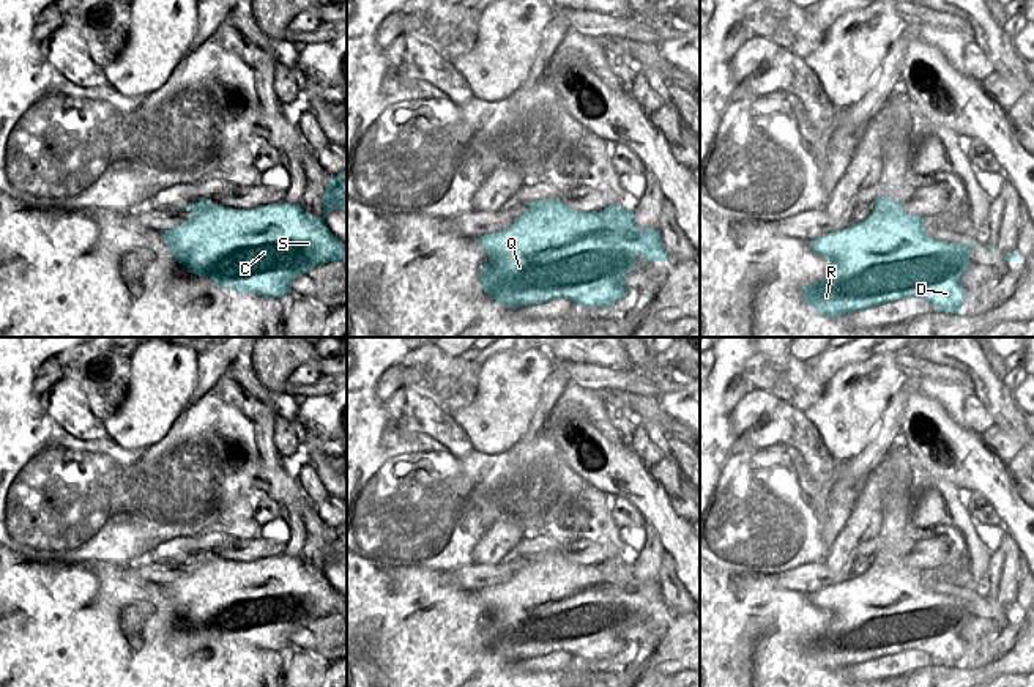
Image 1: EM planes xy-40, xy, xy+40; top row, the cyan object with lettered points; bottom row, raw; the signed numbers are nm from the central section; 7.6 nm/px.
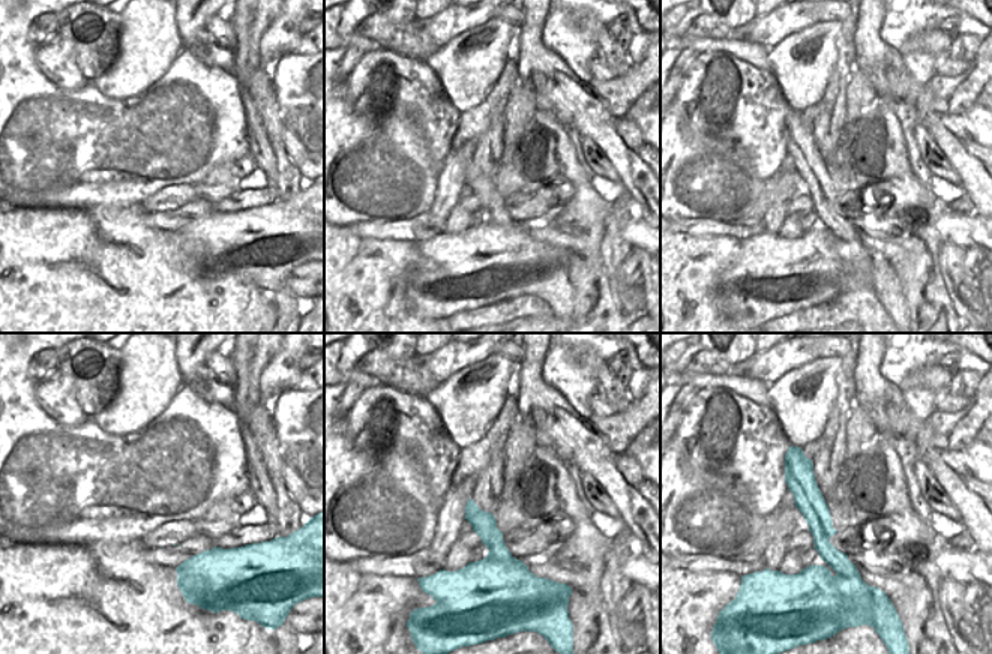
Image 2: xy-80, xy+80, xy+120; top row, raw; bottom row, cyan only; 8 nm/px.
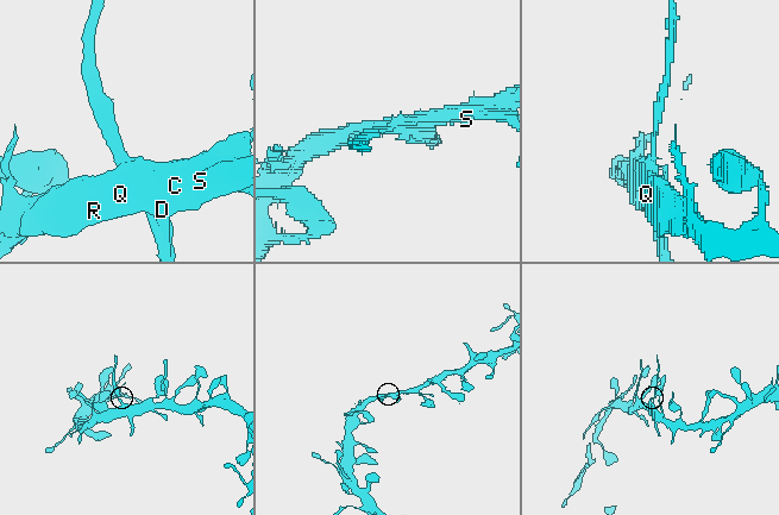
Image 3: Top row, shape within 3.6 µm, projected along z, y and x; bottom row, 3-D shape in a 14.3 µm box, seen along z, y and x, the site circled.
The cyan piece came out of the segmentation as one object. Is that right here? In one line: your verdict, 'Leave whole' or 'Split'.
Split

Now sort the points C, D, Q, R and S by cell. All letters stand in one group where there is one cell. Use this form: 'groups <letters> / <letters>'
groups C Q R S / D

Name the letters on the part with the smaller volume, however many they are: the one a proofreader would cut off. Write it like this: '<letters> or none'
D

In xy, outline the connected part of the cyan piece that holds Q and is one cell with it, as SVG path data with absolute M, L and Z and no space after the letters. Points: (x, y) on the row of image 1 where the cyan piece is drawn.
M619 205L599 211L558 210L574 227L574 240L533 255L512 255L498 262L495 254L481 266L484 292L508 307L542 304L560 298L564 287L586 285L593 271L604 271L616 285L635 269L638 255L646 262L665 262L668 254L659 230L640 228L634 210Z

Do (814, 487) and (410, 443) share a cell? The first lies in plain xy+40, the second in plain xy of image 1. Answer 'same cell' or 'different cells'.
different cells

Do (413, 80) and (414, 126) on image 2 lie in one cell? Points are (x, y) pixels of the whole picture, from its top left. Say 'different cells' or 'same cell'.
same cell

